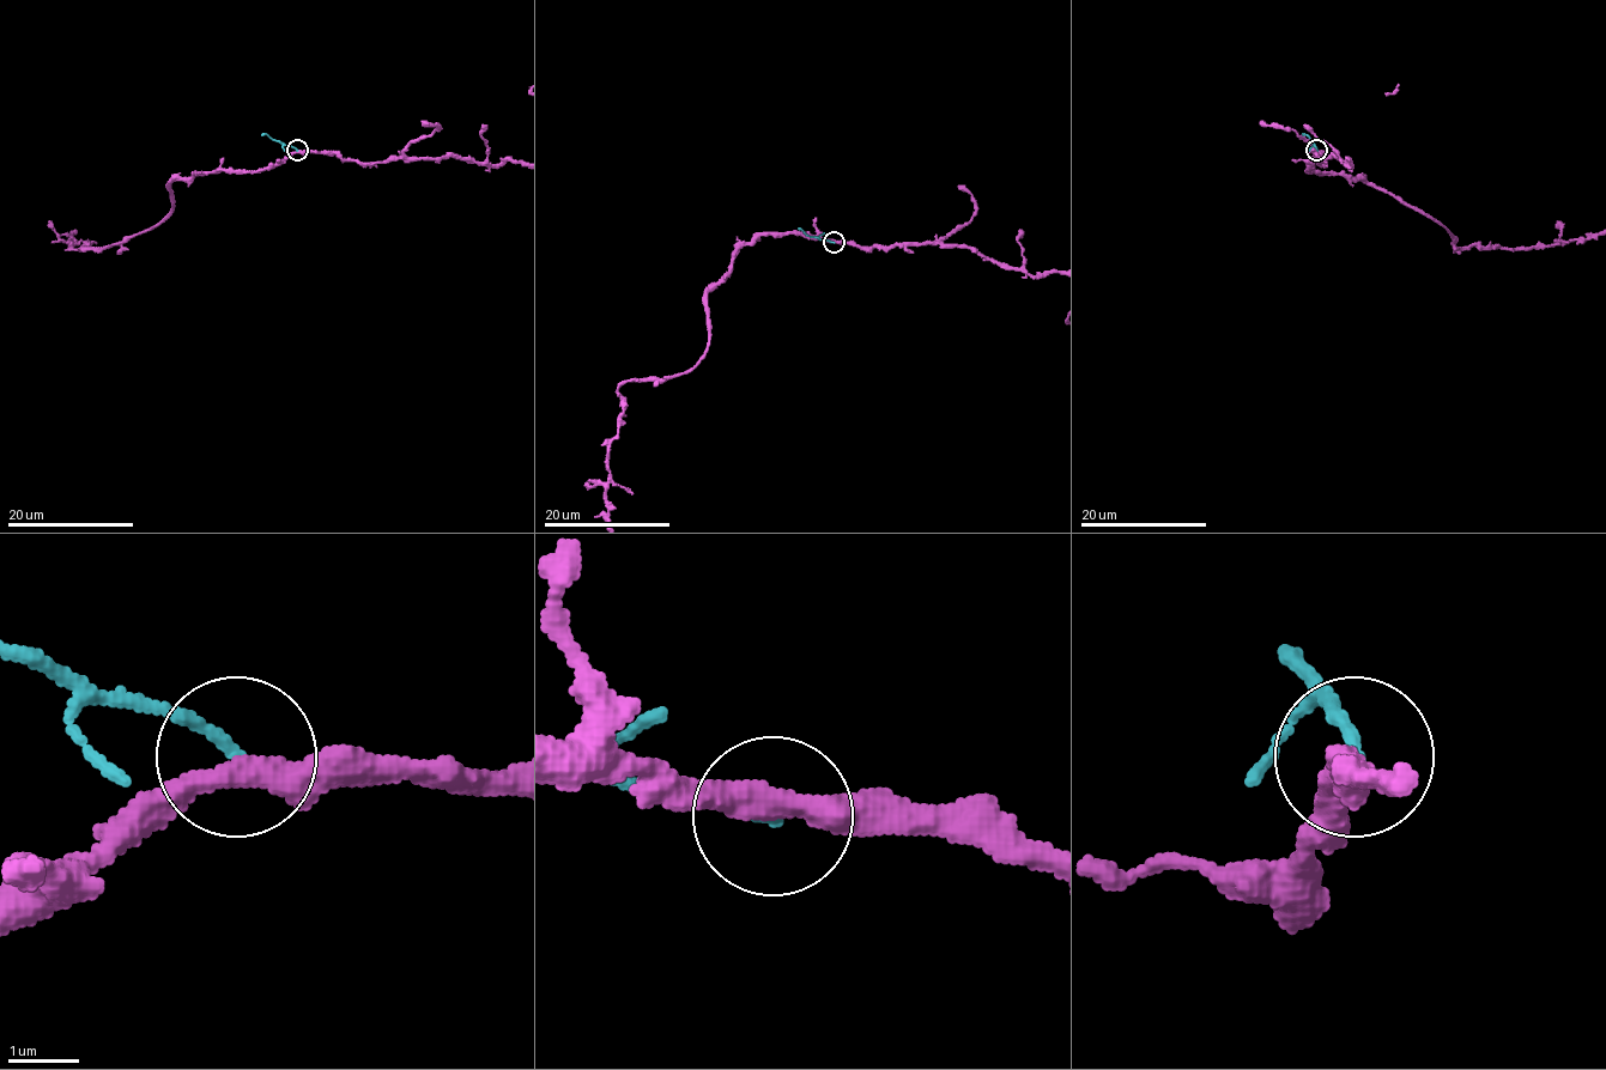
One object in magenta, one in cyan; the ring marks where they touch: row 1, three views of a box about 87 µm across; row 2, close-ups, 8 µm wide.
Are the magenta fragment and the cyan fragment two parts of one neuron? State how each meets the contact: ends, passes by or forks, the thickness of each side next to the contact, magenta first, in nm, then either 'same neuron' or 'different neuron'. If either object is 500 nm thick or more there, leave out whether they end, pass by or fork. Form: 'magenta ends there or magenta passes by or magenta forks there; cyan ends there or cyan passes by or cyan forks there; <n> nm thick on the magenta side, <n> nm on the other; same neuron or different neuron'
magenta passes by; cyan ends there; 360 nm thick on the magenta side, 170 nm on the other; different neuron

